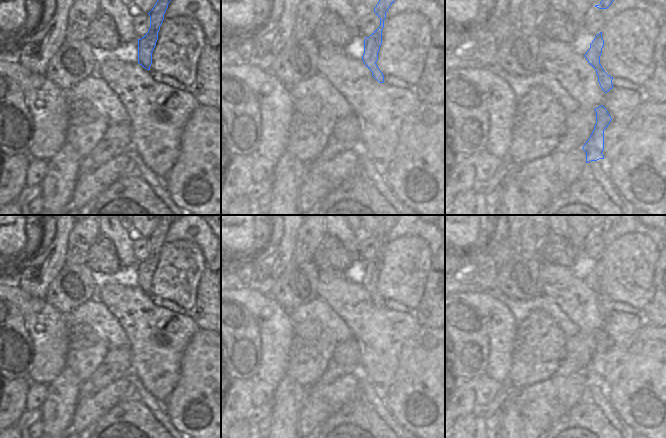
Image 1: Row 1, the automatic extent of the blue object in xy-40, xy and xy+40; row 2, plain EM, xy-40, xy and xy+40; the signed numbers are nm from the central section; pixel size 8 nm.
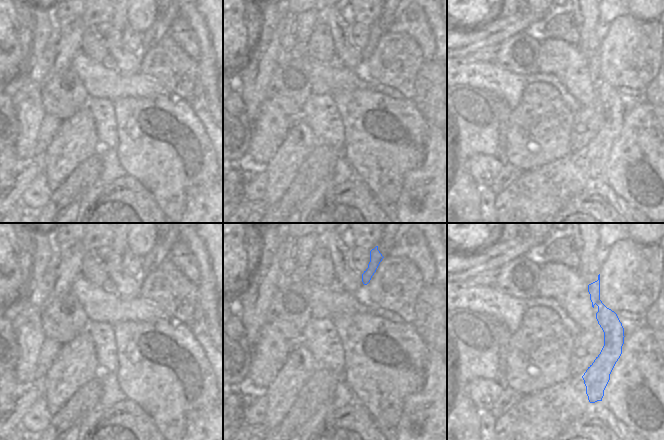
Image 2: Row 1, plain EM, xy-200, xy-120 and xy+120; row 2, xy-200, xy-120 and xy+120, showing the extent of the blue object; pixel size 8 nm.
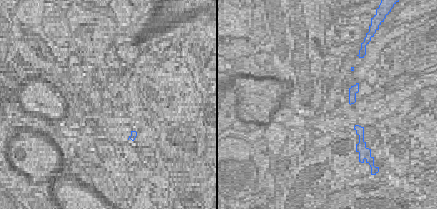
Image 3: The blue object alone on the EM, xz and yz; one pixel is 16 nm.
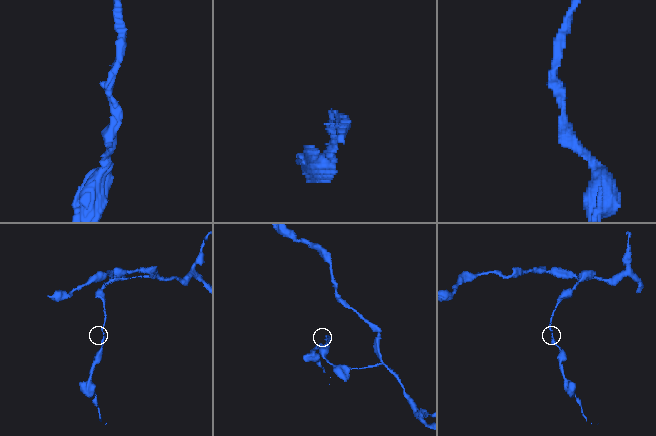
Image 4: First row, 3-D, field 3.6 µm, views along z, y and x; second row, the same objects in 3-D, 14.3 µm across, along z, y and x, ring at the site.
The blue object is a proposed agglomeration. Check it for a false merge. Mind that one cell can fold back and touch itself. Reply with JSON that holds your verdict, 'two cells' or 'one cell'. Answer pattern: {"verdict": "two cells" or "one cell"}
{"verdict": "one cell"}

